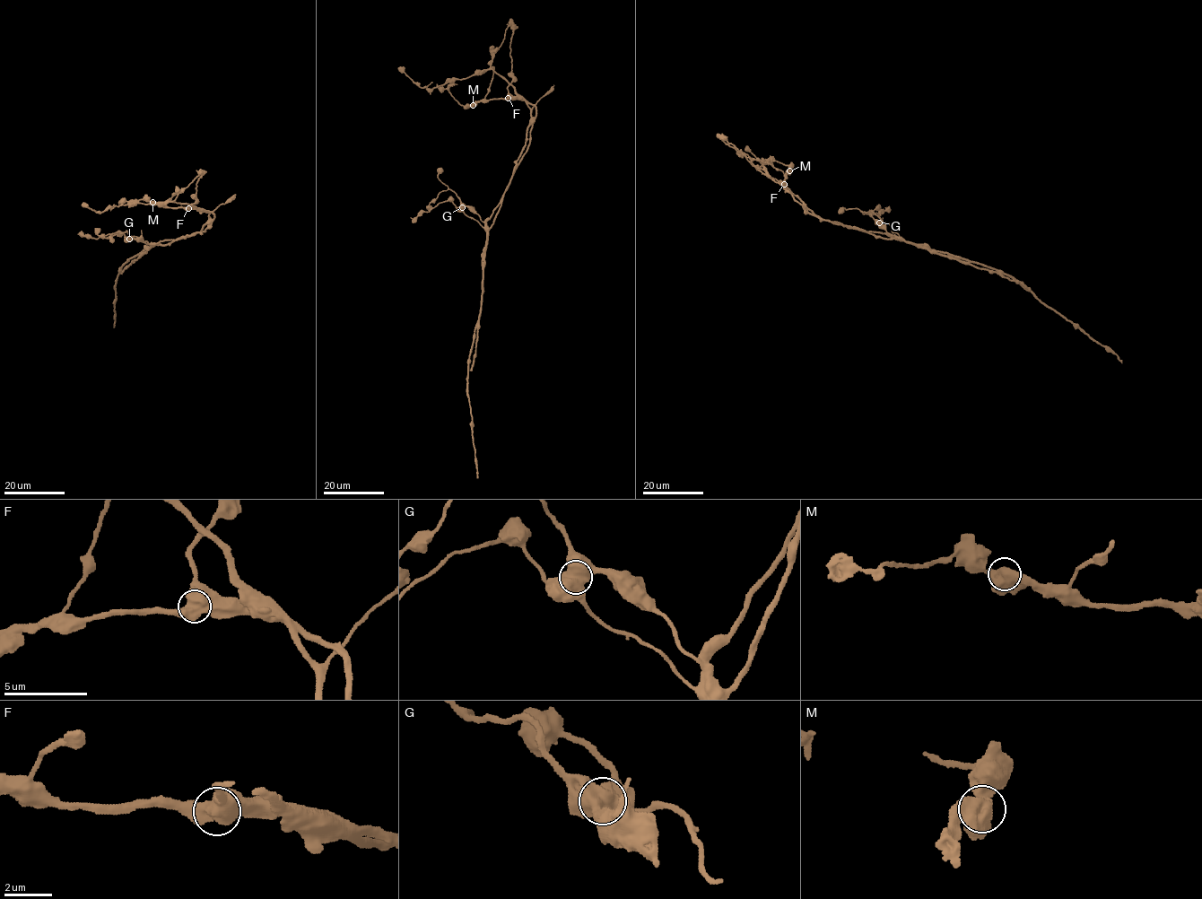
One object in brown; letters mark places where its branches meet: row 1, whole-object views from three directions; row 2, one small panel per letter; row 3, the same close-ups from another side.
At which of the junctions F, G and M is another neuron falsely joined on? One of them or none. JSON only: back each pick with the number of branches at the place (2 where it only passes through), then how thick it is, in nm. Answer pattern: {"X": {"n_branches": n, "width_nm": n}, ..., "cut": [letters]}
{"G": {"n_branches": 2, "width_nm": 900}, "cut": ["G"]}

